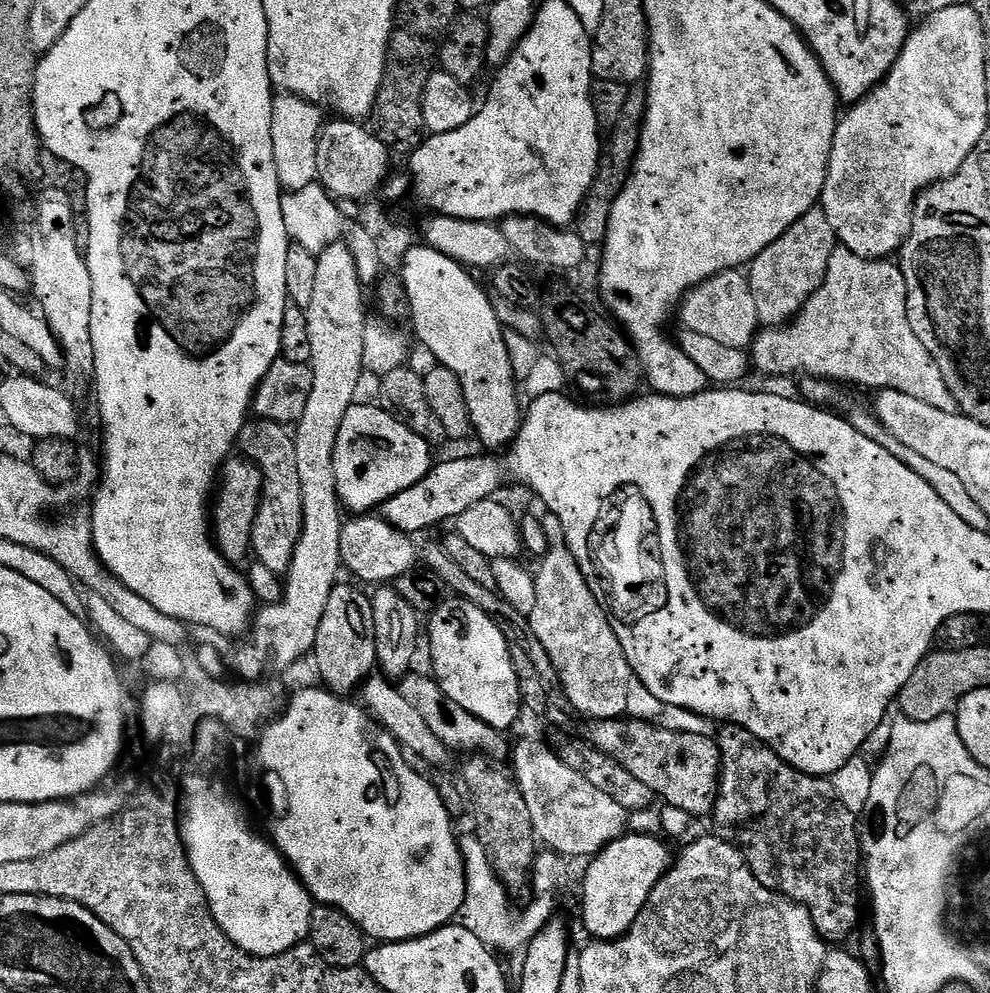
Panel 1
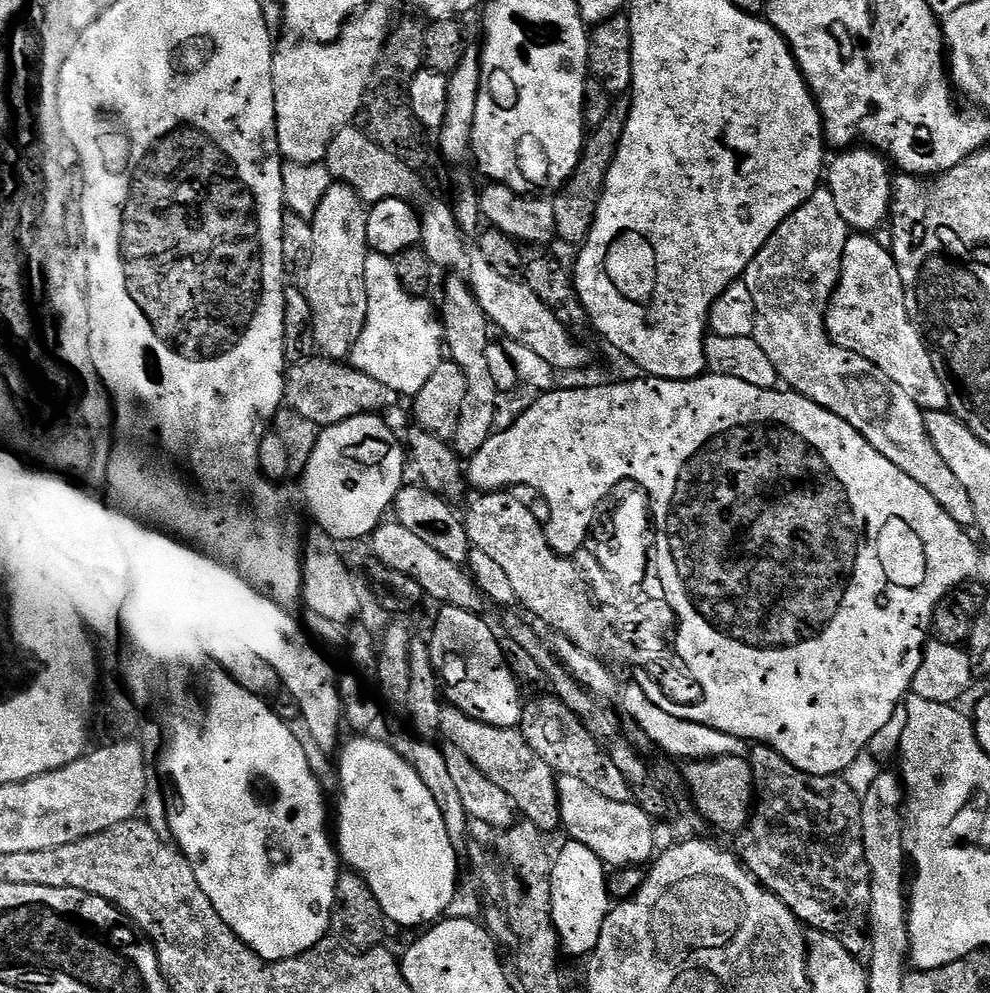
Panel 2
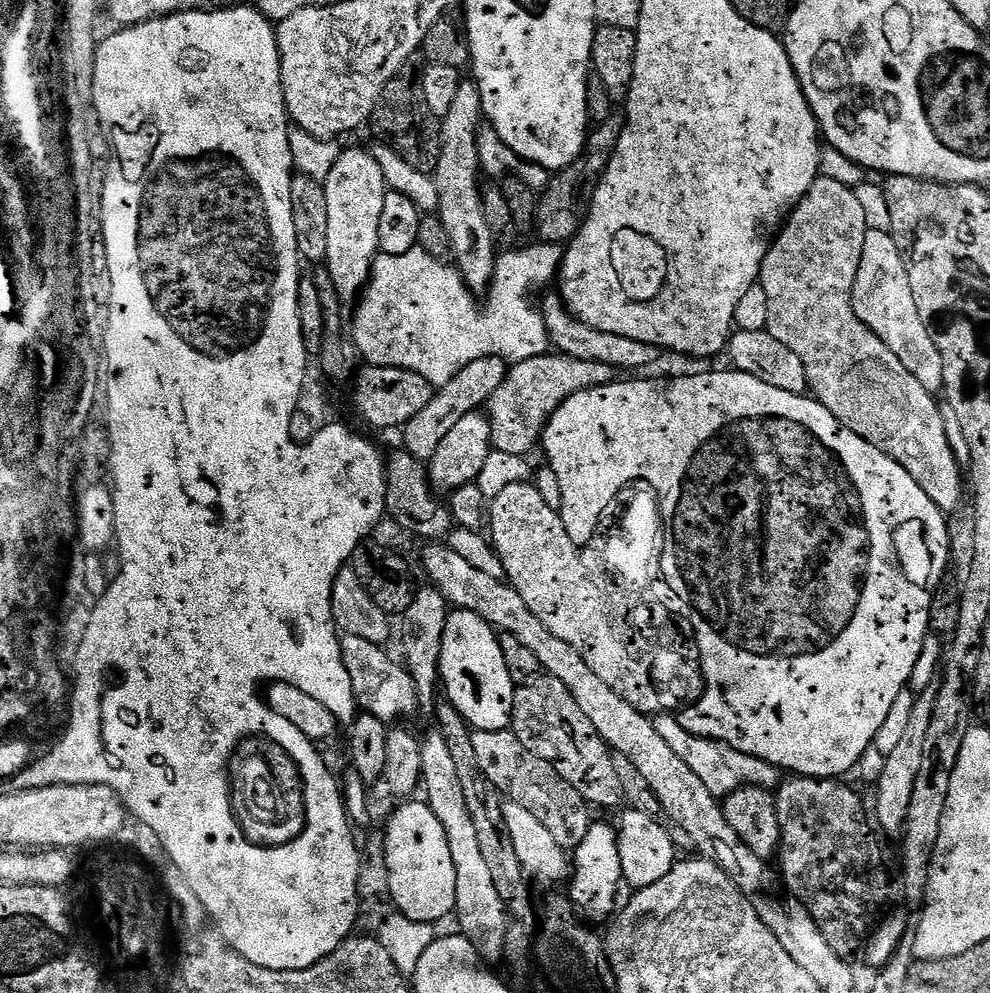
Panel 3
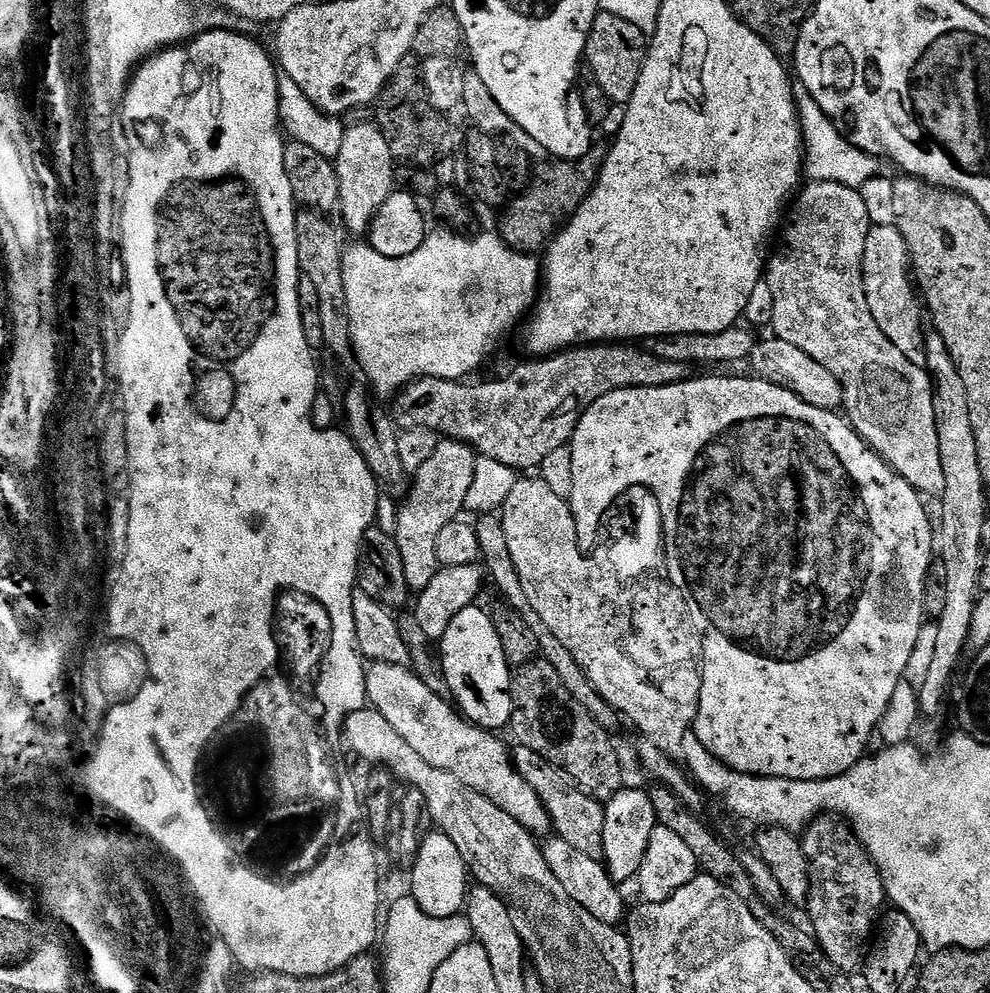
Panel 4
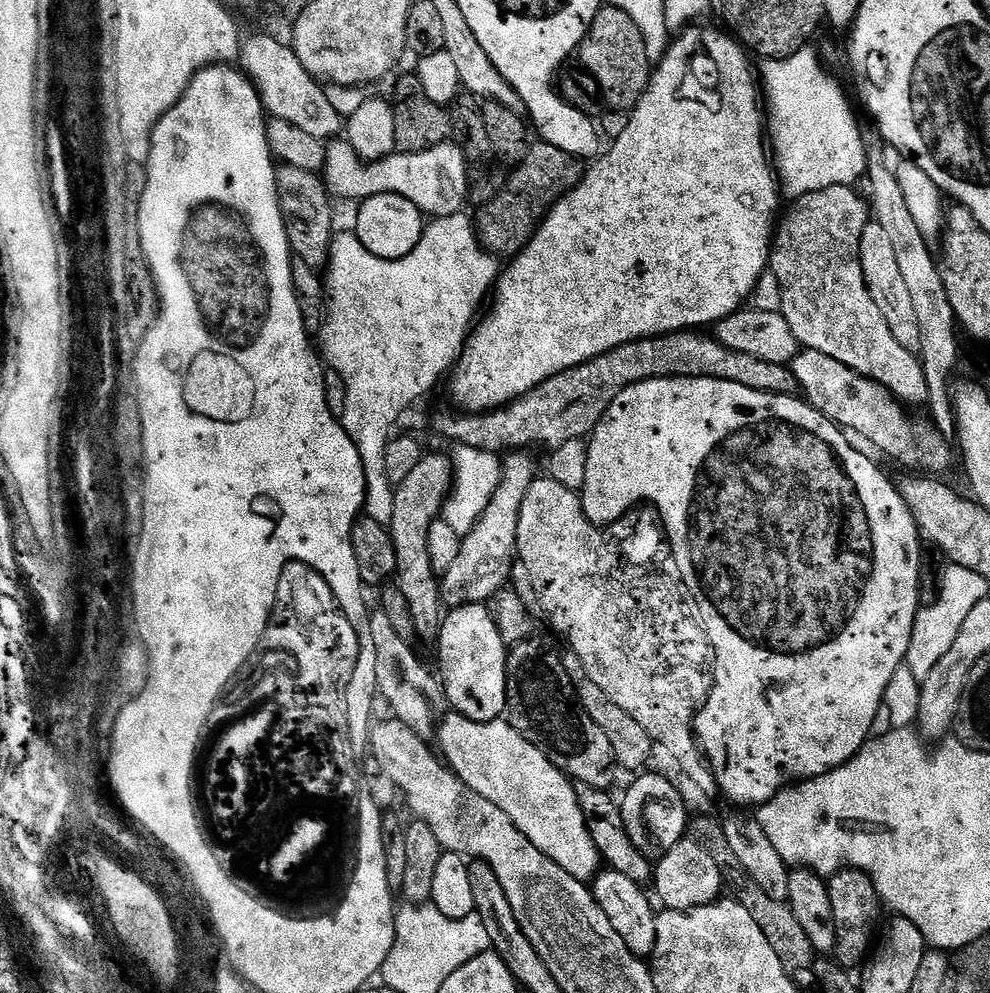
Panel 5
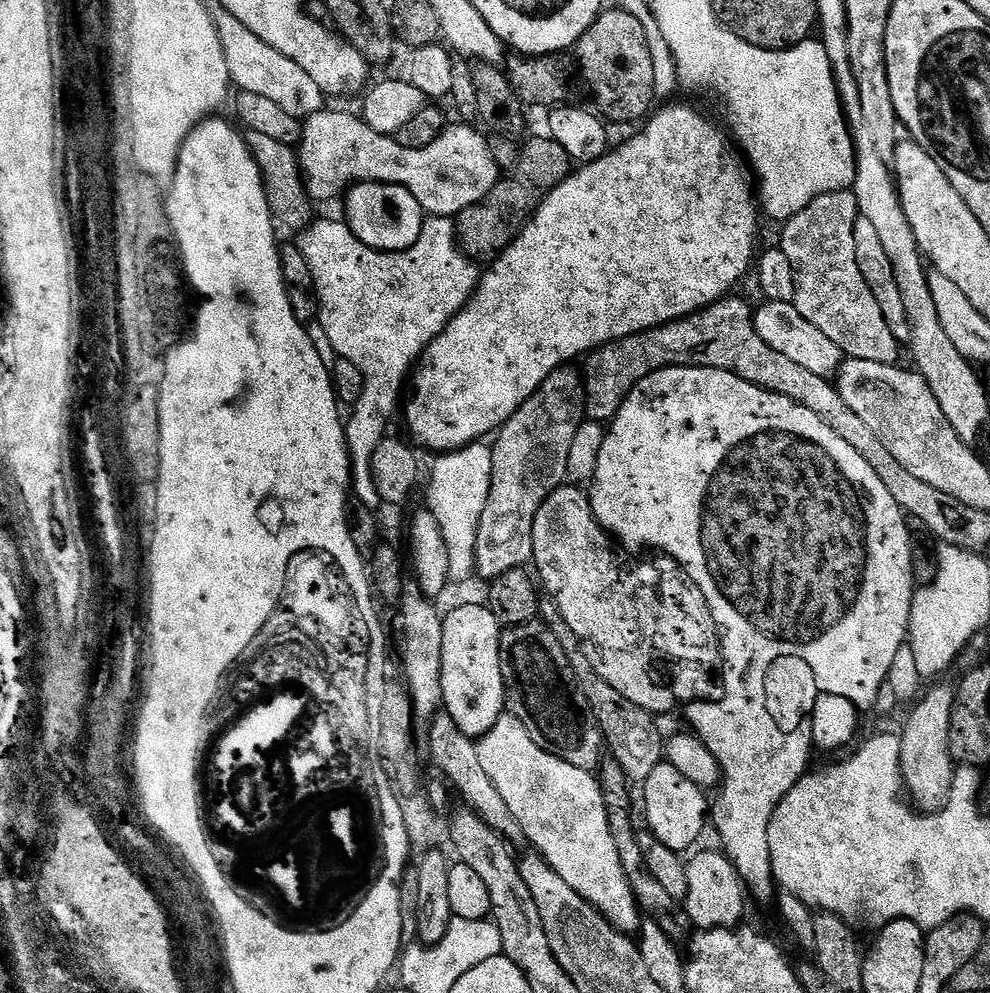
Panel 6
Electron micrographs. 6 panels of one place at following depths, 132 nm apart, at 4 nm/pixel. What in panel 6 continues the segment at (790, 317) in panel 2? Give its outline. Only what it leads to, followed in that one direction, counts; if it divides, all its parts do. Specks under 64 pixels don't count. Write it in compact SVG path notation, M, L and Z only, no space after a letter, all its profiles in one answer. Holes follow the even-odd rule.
M855 191L822 194L784 225L778 247L794 266L796 294L794 303L798 314L818 326L834 346L844 351L845 357L866 362L899 365L901 341L890 334L878 298L870 294L854 250L854 226L860 215Z

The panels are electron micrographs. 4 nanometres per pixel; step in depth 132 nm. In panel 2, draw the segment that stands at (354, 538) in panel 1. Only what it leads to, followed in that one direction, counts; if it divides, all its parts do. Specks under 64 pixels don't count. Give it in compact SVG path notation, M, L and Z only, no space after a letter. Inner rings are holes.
M395 522L381 523L380 527L370 537L372 552L379 563L390 566L394 570L402 570L402 574L410 574L418 586L422 586L425 597L429 601L437 600L437 605L450 608L470 610L477 614L483 613L486 597L480 591L476 581L461 565L450 562L450 558L442 558L438 550L434 550L418 534L406 530L406 526ZM389 523L389 524L388 524Z

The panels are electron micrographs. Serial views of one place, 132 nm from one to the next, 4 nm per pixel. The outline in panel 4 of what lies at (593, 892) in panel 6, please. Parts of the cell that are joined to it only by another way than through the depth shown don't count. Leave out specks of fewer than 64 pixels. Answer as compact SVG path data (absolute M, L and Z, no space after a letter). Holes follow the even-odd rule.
M369 663L364 674L364 681L366 682L368 704L375 712L382 714L382 718L386 718L386 722L390 722L390 726L394 726L394 730L398 730L399 736L420 757L426 758L426 762L430 762L430 766L438 766L438 770L446 770L446 774L454 774L454 778L458 778L458 782L466 782L466 786L470 786L478 794L490 798L490 802L494 802L502 810L506 810L506 814L510 814L510 818L517 820L528 832L541 834L540 832L546 830L548 832L552 828L551 819L548 817L547 810L543 808L538 794L515 768L510 748L509 746L507 748L496 737L499 735L478 728L475 724L469 724L447 699L434 694L404 664Z

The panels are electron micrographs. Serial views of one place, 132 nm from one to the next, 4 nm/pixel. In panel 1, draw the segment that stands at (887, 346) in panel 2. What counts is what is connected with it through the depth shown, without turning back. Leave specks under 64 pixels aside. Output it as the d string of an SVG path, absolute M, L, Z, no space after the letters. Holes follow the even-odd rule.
M837 246L834 254L830 254L830 266L822 286L818 286L816 293L805 302L799 314L793 316L787 324L765 327L752 341L750 345L750 364L755 371L757 368L758 371L765 372L768 376L792 376L795 372L805 372L803 375L808 378L819 378L829 382L849 380L852 384L861 384L864 388L872 388L871 390L886 388L898 390L902 394L910 394L910 398L918 398L918 402L926 402L926 406L934 406L934 410L942 410L946 414L957 414L958 412L954 402L954 394L950 394L950 386L946 386L946 378L942 378L942 370L938 370L938 366L932 361L930 350L926 350L926 346L922 346L922 342L918 342L918 334L914 334L914 329L910 327L906 278L902 274L899 263L889 262L887 259L867 260L843 246Z

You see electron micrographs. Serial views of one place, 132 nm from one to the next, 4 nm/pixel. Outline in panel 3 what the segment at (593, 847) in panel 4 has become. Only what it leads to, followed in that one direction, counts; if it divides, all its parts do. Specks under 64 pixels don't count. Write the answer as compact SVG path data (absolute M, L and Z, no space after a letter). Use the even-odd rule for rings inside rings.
M508 728L502 731L473 731L472 745L483 776L490 781L500 794L503 794L511 803L525 807L553 835L553 839L556 839L558 846L562 846L564 851L574 852L578 845L582 844L586 831L589 830L592 823L589 812L591 811L590 806L578 794L578 790L570 782L566 782L554 767L550 766L544 759L538 758L536 754L531 754L530 750L518 741L515 732Z

